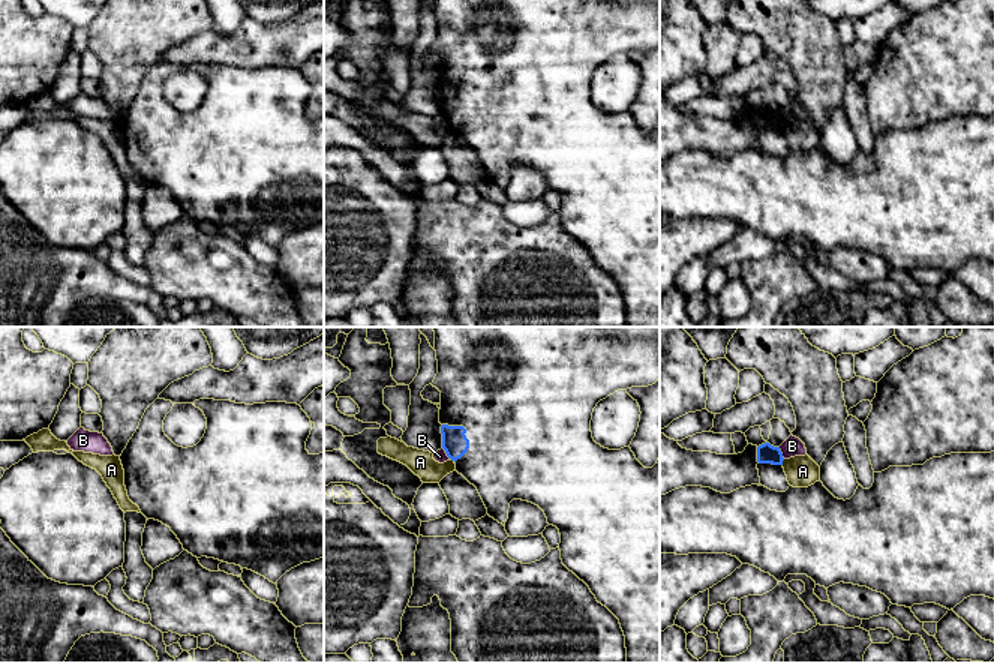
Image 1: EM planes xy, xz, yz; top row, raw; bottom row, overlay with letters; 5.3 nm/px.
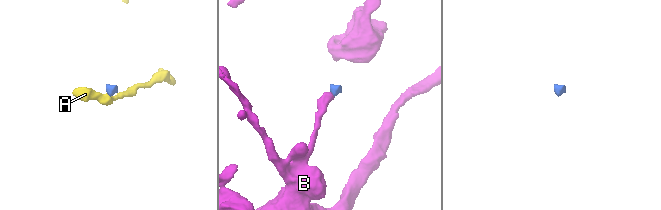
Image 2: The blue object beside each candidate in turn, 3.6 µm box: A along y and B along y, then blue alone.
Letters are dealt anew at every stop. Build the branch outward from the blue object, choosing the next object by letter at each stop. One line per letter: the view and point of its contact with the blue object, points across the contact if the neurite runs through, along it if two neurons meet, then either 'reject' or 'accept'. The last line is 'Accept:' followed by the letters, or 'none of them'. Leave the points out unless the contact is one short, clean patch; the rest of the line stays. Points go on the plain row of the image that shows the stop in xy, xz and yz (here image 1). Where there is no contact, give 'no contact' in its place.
A: yz (781, 126) | along yz (784, 123), (781, 128) | reject
B: yz (781, 117) | along yz (778, 111), (784, 122) | reject
Accept: none of them

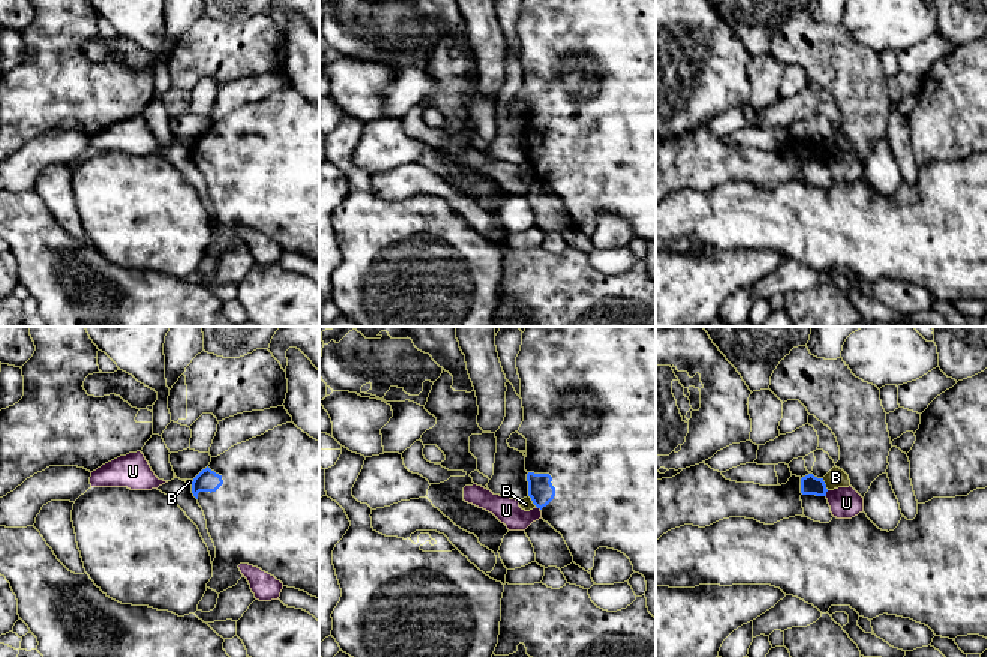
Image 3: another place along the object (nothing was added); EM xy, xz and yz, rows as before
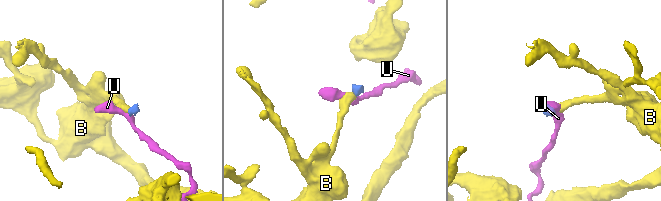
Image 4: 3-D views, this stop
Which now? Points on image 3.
B: yz (825, 149) | along yz (822, 143), (828, 153) | reject
U: yz (825, 158) | along yz (828, 155), (825, 159) | reject
Accept: none of them

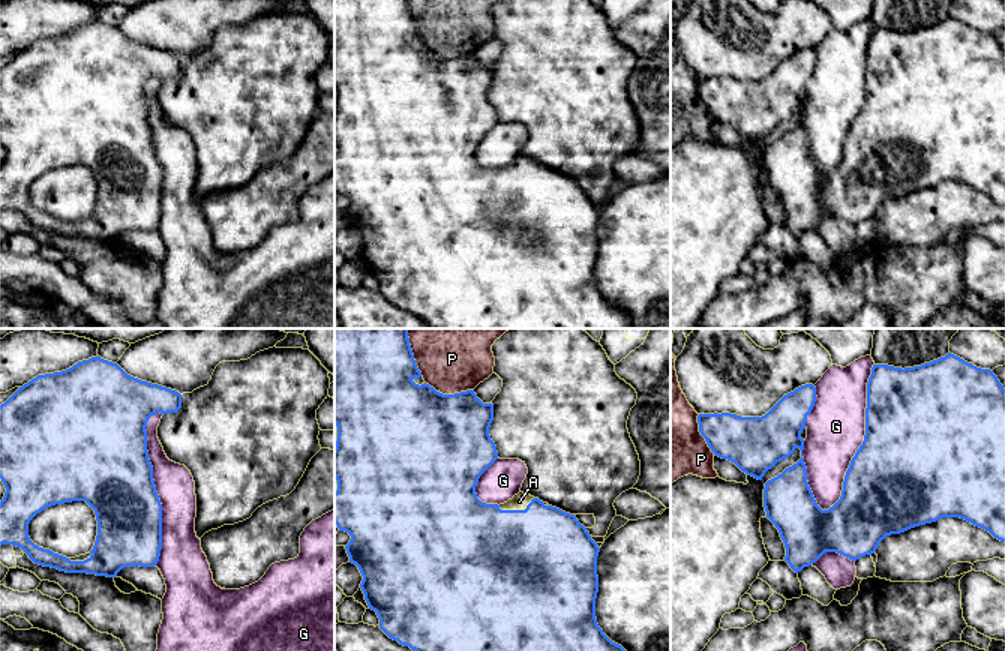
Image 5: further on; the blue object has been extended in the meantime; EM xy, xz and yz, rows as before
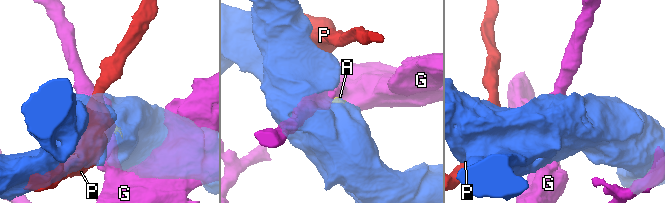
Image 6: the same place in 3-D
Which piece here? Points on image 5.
A: xz (516, 174) | accept
G: yz (864, 104) | reject
P: xz (449, 59) | reject
Accept: A

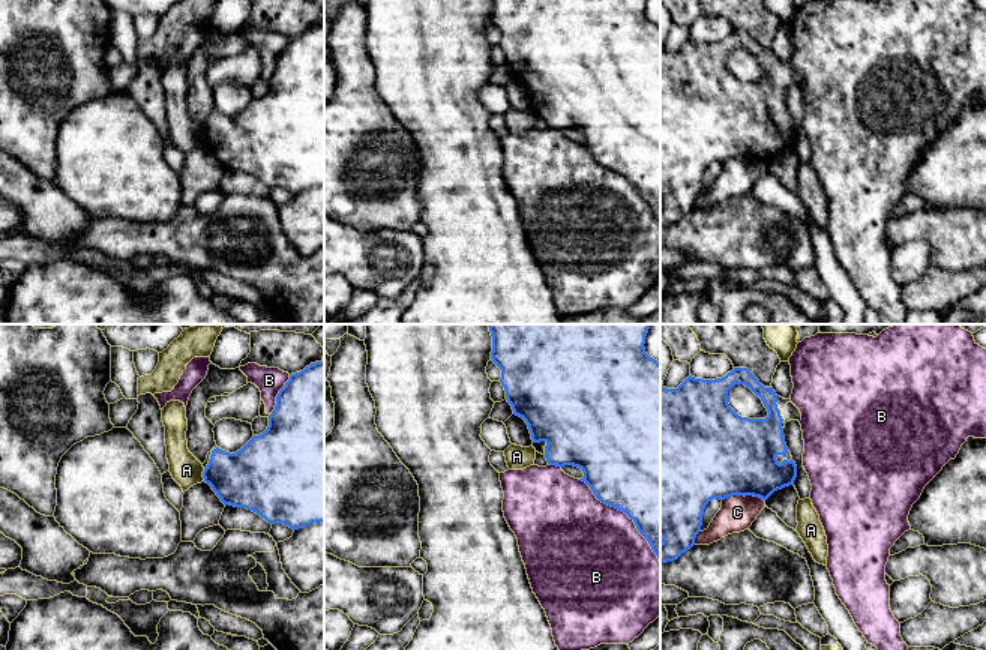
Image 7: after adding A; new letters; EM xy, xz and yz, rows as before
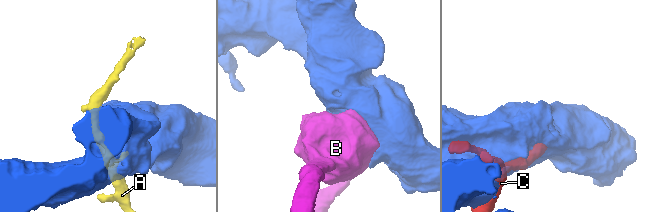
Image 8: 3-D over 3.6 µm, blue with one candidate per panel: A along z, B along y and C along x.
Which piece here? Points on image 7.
A: xy (203, 138) | along xy (204, 132), (203, 144) | reject
B: xz (625, 176) | reject
C: yz (743, 158) | reject
Accept: none of them

